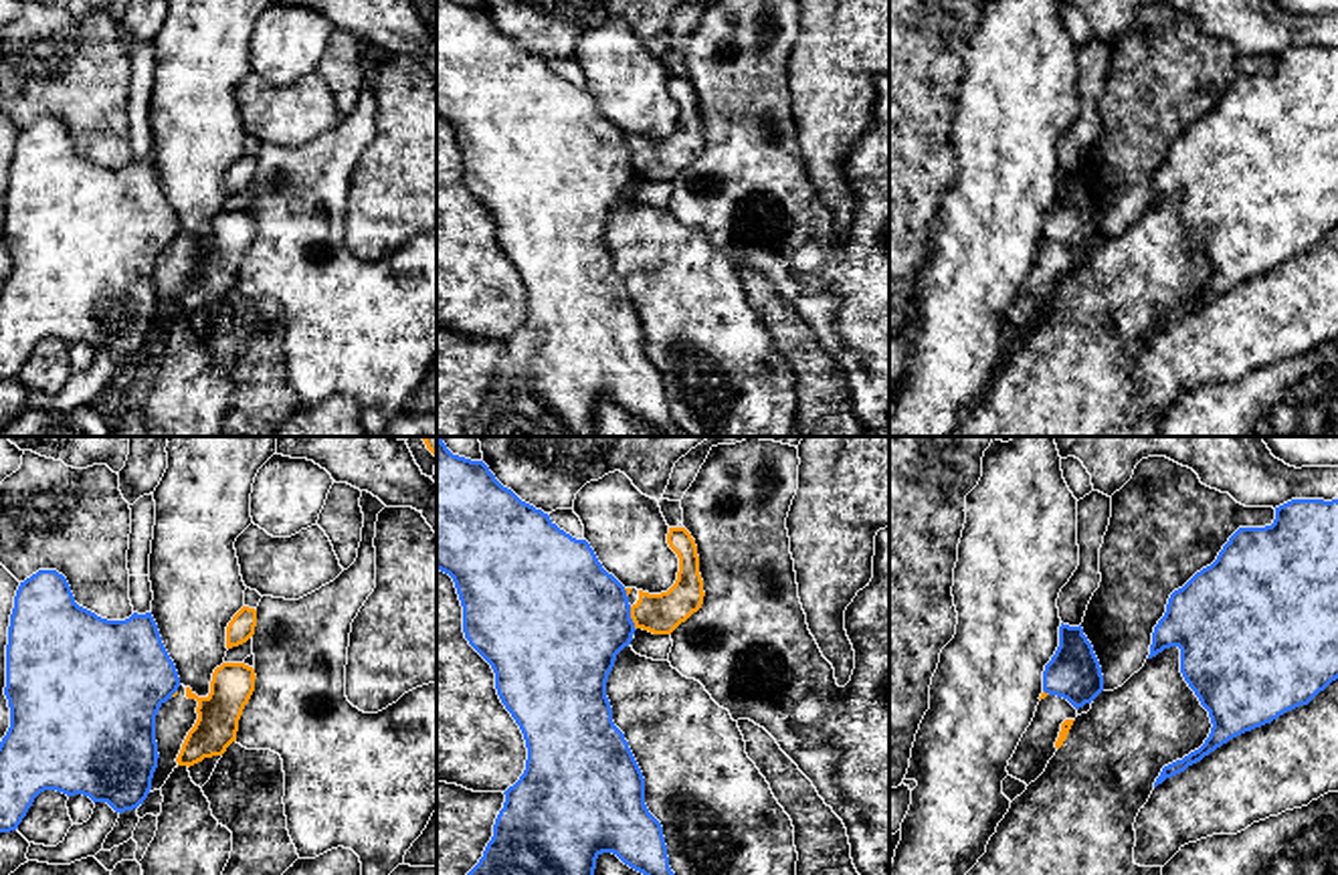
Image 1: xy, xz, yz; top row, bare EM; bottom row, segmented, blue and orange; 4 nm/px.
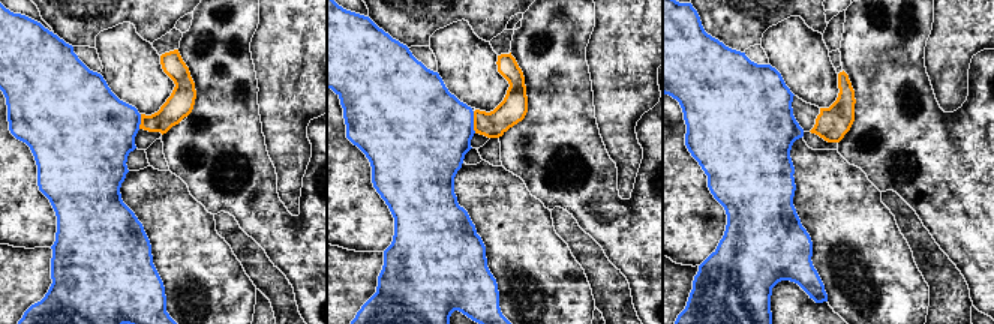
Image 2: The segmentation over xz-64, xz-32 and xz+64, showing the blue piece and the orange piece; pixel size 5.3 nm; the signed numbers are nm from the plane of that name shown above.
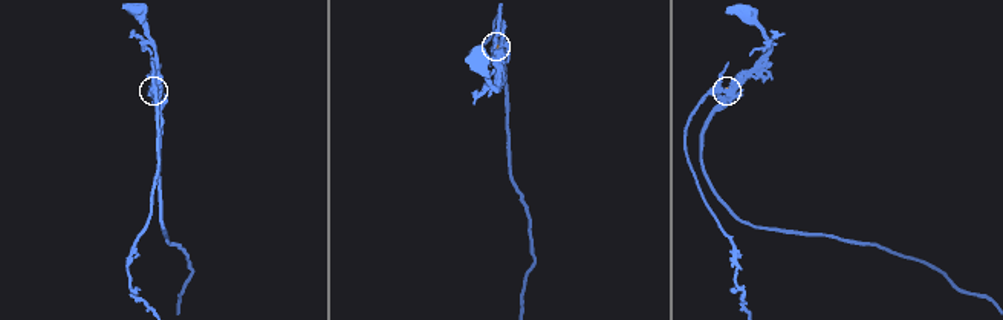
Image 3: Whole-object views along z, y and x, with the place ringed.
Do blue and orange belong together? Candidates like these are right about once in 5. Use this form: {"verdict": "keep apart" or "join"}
{"verdict": "keep apart"}

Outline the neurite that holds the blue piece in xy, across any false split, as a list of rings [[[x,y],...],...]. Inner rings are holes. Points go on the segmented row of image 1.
[[[57,570],[20,582],[6,645],[10,727],[0,742],[0,833],[16,831],[44,790],[83,794],[119,814],[144,804],[160,758],[156,715],[178,687],[152,612],[101,618],[75,602]]]

